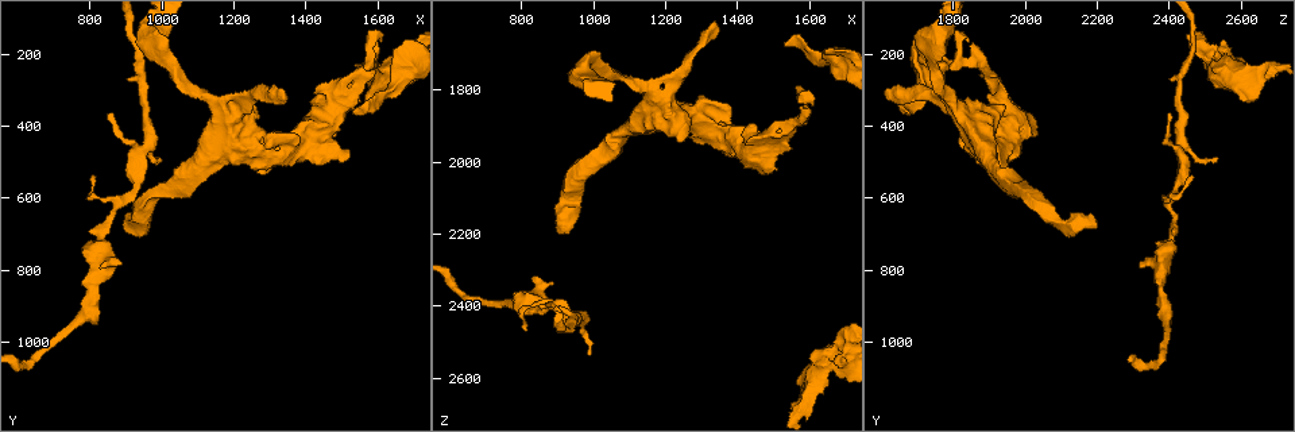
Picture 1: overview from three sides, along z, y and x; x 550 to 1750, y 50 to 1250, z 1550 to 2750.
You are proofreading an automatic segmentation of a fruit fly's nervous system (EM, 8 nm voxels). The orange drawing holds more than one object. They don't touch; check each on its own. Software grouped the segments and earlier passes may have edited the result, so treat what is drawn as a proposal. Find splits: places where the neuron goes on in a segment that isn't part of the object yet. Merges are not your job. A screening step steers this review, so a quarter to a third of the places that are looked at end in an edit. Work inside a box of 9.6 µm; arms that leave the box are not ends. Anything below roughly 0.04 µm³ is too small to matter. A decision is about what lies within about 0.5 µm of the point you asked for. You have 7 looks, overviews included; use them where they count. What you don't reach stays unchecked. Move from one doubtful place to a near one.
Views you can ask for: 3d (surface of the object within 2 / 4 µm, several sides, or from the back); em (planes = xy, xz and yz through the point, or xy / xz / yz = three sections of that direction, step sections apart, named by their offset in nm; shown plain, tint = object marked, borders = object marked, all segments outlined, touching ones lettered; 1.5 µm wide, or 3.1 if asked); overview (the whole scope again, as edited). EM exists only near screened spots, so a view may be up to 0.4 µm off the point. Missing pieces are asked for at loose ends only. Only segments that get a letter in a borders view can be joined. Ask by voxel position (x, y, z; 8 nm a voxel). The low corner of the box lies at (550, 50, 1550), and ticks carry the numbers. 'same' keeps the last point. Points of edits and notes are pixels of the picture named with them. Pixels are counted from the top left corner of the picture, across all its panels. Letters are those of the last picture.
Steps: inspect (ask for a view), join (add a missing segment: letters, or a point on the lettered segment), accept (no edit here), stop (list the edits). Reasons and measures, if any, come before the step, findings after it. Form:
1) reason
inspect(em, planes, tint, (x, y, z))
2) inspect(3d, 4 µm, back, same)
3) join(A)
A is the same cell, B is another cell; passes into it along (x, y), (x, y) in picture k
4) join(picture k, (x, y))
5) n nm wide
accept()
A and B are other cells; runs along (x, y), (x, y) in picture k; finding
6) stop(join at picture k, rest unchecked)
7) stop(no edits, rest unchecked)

an open end
inspect(em, xy, step 8, tint, (1530, 370, 1680))

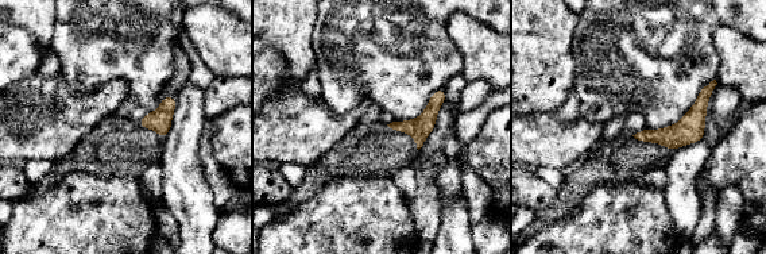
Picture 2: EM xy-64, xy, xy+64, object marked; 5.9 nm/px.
what lies round it
inspect(em, xy, step 8, borders, same)

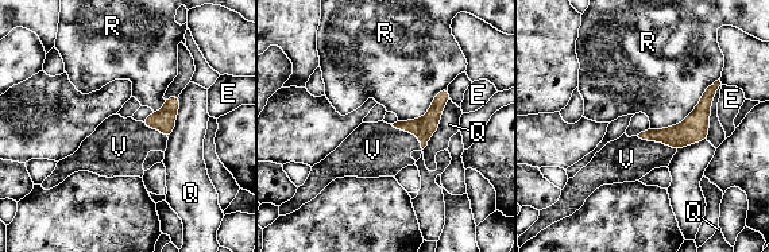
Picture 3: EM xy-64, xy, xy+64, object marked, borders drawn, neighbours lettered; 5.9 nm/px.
join(V)
V is the same cell, E, Q and R are other cells; passes into it along (695, 128), (657, 142), (626, 159) in picture 3; the neuron continues

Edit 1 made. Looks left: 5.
see it whole again
inspect(overview)

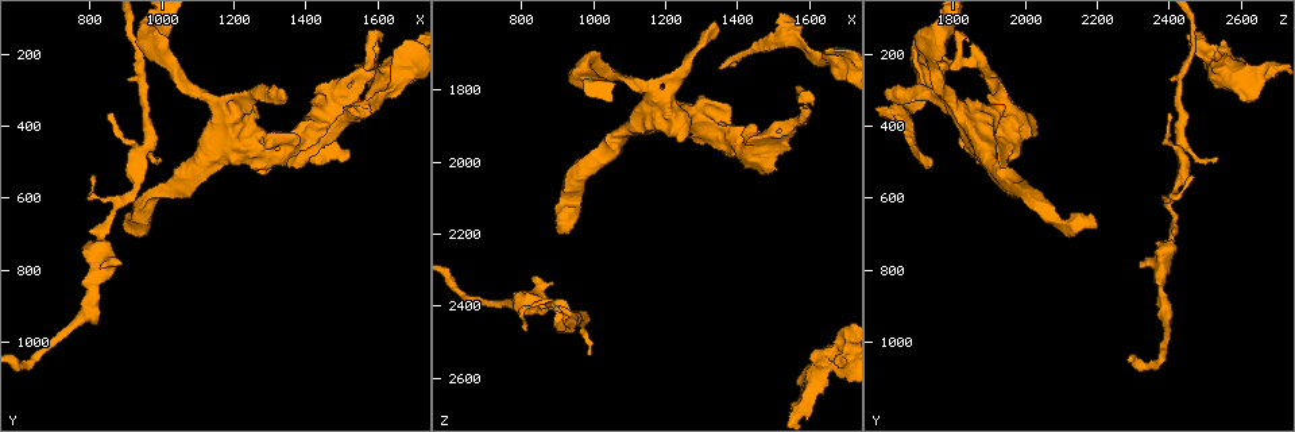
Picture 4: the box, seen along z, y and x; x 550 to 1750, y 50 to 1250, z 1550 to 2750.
inspect(em, planes, borders, (1350, 500, 1740))

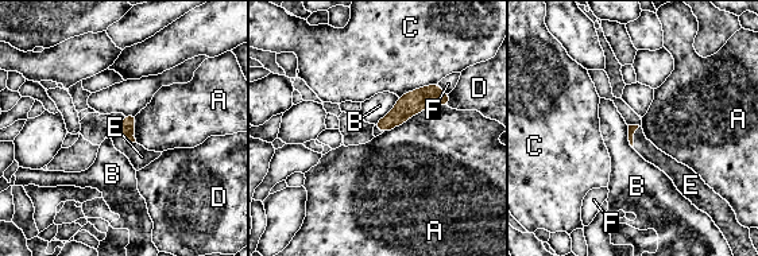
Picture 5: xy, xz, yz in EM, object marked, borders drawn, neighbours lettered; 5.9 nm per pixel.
join(E)
E is the same cell, A, B, C, D and F are other cells; passes into it along (127, 125), (124, 139), (139, 156) in picture 5; the neuron continues

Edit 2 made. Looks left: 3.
inspect(3d, 2 µm, (910, 670, 2200))

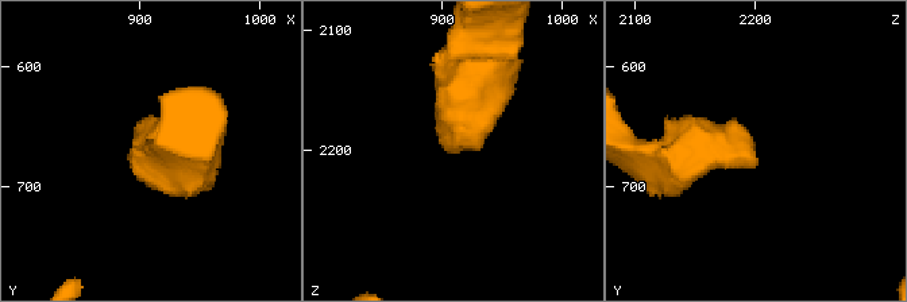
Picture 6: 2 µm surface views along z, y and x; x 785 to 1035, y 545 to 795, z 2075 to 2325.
now the EM
inspect(em, planes, borders, (906, 678, 2200))

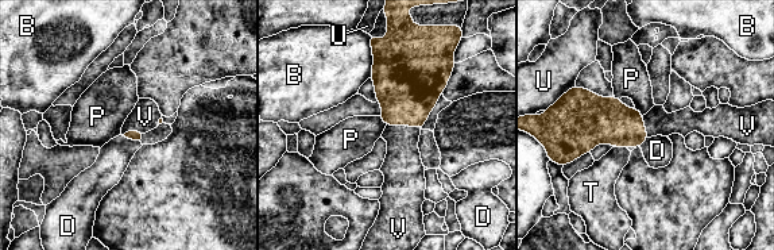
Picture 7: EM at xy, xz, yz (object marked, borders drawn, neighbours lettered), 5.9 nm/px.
join(V)
V is the same cell, B, D, P, T and U are other cells; passes into it along (407, 83), (403, 124), (402, 166) in picture 7; the neuron continues

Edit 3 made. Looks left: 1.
stop(join at picture 3, join at picture 5, join at picture 7, rest unchecked)

